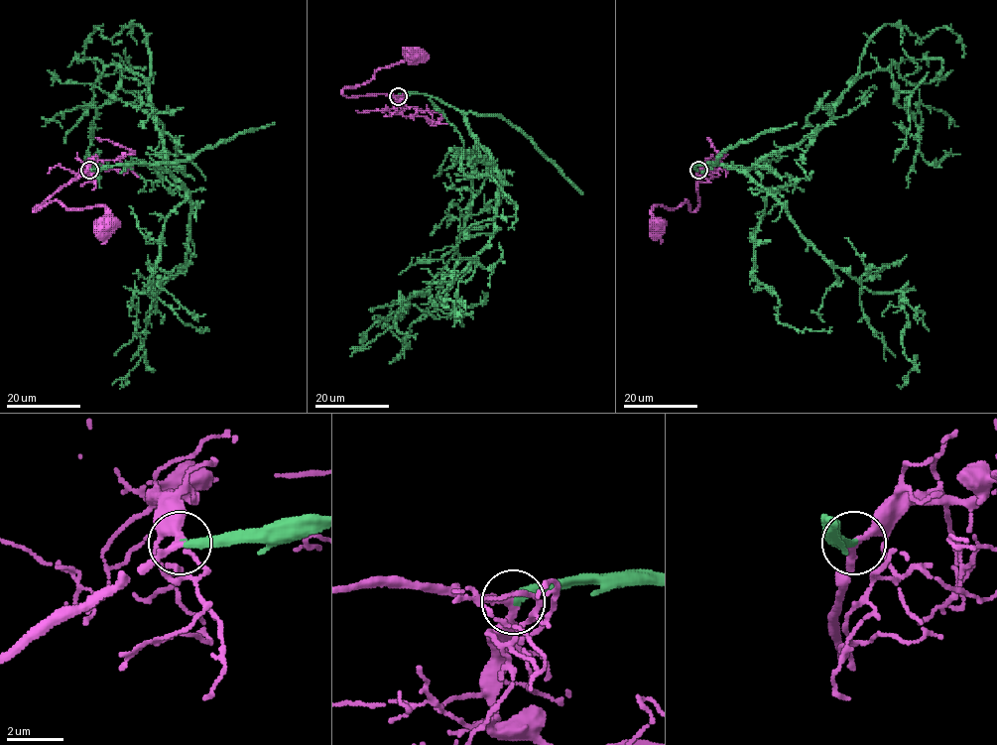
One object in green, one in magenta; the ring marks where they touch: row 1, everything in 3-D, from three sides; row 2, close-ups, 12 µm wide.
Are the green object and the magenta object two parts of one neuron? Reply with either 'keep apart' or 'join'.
join

